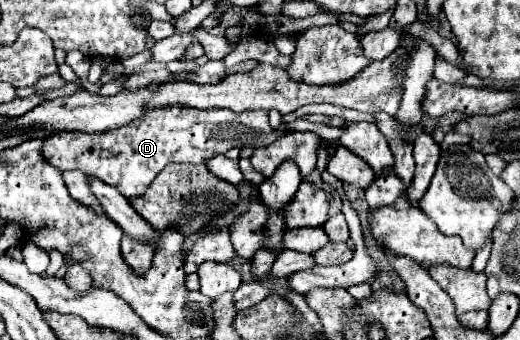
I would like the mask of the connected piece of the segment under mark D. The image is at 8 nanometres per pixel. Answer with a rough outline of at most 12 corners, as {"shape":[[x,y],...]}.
{"shape":[[172,105],[126,127],[62,131],[42,153],[138,197],[168,163],[286,133],[266,111]]}

